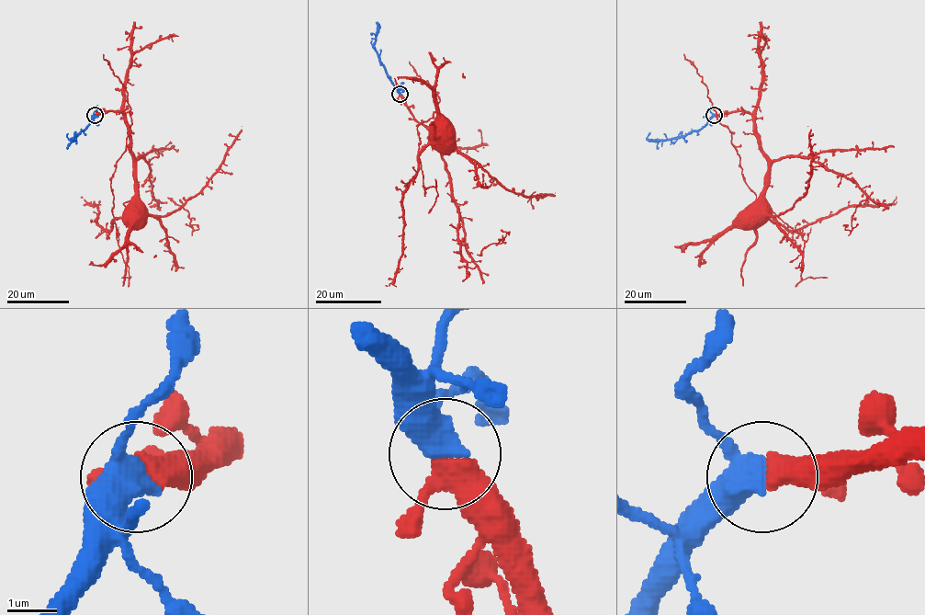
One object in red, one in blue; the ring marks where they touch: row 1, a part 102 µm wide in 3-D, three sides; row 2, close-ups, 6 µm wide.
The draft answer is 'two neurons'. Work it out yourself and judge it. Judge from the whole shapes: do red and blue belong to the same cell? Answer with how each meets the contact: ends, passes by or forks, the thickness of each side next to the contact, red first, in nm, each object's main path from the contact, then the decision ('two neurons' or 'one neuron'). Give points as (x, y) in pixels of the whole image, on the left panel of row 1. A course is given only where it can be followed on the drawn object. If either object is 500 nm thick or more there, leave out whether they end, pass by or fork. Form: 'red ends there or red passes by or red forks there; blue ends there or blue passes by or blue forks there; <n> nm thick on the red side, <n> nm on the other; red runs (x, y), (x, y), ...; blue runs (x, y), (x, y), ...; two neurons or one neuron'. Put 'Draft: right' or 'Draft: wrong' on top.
Draft: wrong
red passes by; blue passes by; 400 nm thick on the red side, 480 nm on the other; red runs (94, 115), (119, 111), (124, 117), (129, 153), (135, 162), (139, 210); blue runs (94, 115), (94, 119), (78, 135), (70, 139), (73, 139), (75, 132); one neuron

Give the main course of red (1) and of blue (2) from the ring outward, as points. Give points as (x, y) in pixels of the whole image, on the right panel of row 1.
1: (715, 115), (747, 111), (752, 117), (758, 149), (767, 162), (765, 203), (758, 210)
2: (714, 115), (699, 129), (685, 135), (648, 139), (650, 132)

